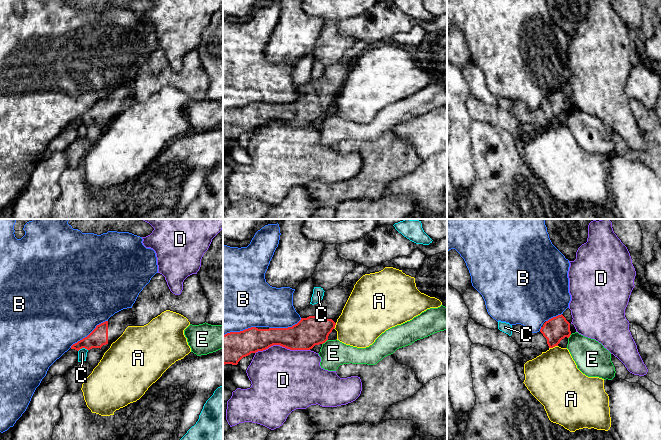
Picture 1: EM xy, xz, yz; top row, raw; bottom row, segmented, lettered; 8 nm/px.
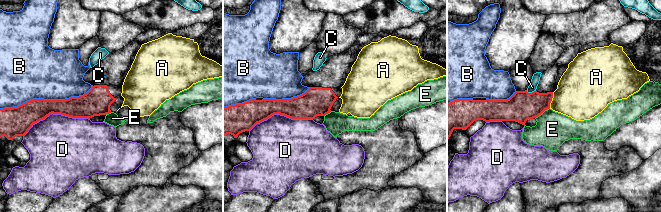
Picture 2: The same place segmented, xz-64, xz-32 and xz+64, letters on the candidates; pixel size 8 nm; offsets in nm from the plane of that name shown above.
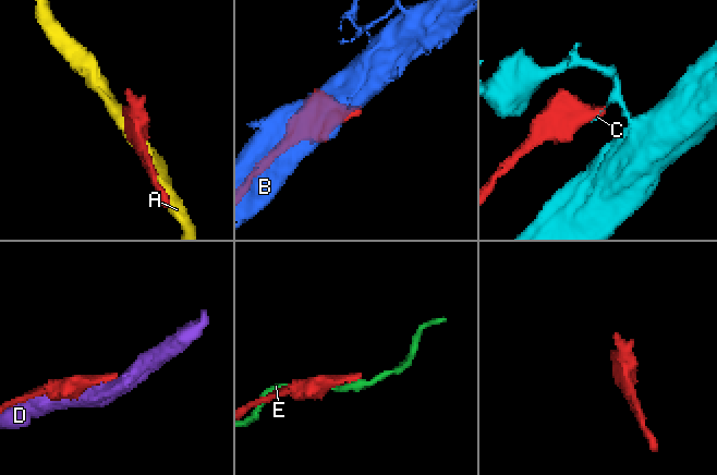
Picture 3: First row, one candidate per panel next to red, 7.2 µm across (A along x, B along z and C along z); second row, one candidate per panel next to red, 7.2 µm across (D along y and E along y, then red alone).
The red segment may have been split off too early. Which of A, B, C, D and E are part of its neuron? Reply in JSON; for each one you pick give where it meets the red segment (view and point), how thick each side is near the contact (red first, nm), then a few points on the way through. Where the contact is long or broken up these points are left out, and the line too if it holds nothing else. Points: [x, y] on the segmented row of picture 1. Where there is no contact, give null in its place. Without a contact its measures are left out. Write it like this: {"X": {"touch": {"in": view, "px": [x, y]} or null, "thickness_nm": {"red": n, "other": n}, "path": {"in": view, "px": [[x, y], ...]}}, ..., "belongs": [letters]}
{"belongs": []}

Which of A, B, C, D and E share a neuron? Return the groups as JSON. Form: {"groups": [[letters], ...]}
{"groups": [["A"], ["B"], ["C"], ["D"], ["E"]]}

